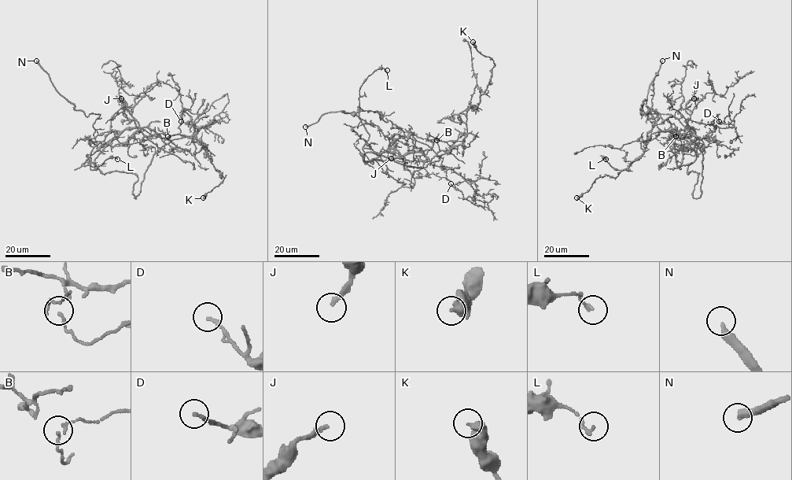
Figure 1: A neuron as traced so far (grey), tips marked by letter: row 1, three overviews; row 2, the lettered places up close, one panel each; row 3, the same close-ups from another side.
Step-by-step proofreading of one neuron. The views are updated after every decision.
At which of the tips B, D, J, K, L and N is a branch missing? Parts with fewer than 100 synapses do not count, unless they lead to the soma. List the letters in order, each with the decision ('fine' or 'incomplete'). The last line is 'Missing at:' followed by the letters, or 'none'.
B: fine
D: fine
J: incomplete
K: fine
L: fine
N: incomplete
Missing at: J, N

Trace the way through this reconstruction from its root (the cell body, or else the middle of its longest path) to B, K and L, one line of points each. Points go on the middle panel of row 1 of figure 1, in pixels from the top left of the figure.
B: (407, 137), (426, 144), (436, 153), (439, 150), (436, 140)
K: (407, 137), (436, 153), (462, 142), (466, 134), (465, 113), (478, 104), (494, 64), (473, 42)
L: (407, 137), (391, 121), (381, 120), (377, 112), (359, 106), (363, 81), (377, 69), (387, 70)

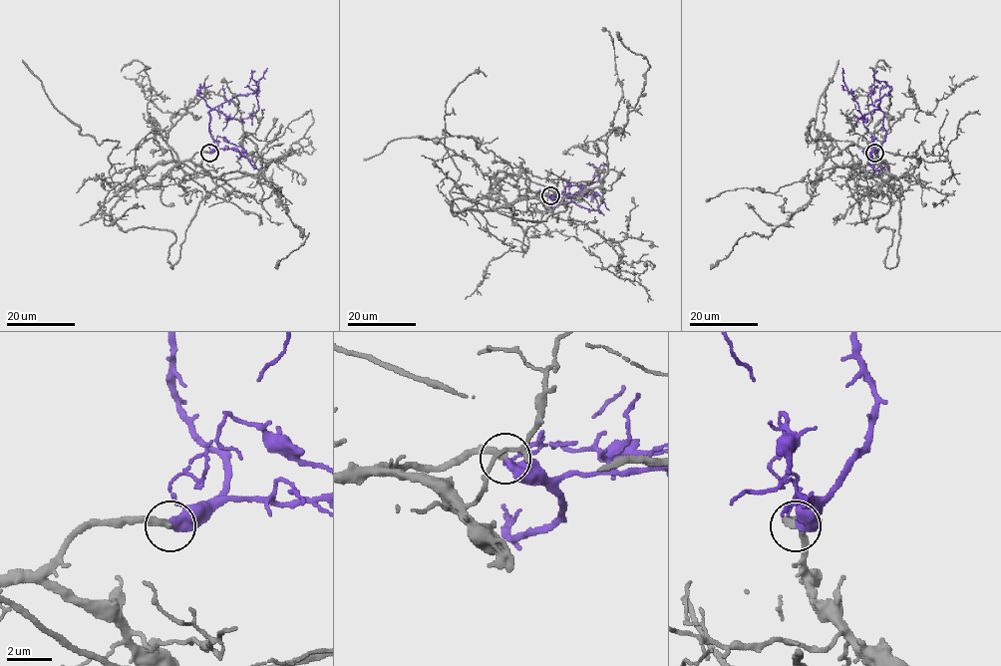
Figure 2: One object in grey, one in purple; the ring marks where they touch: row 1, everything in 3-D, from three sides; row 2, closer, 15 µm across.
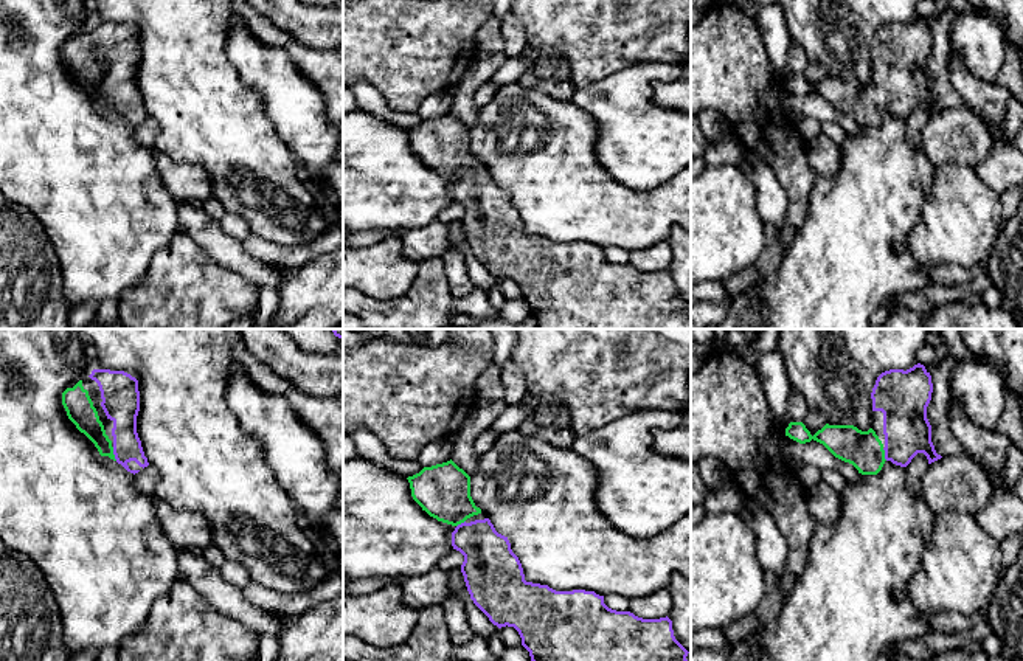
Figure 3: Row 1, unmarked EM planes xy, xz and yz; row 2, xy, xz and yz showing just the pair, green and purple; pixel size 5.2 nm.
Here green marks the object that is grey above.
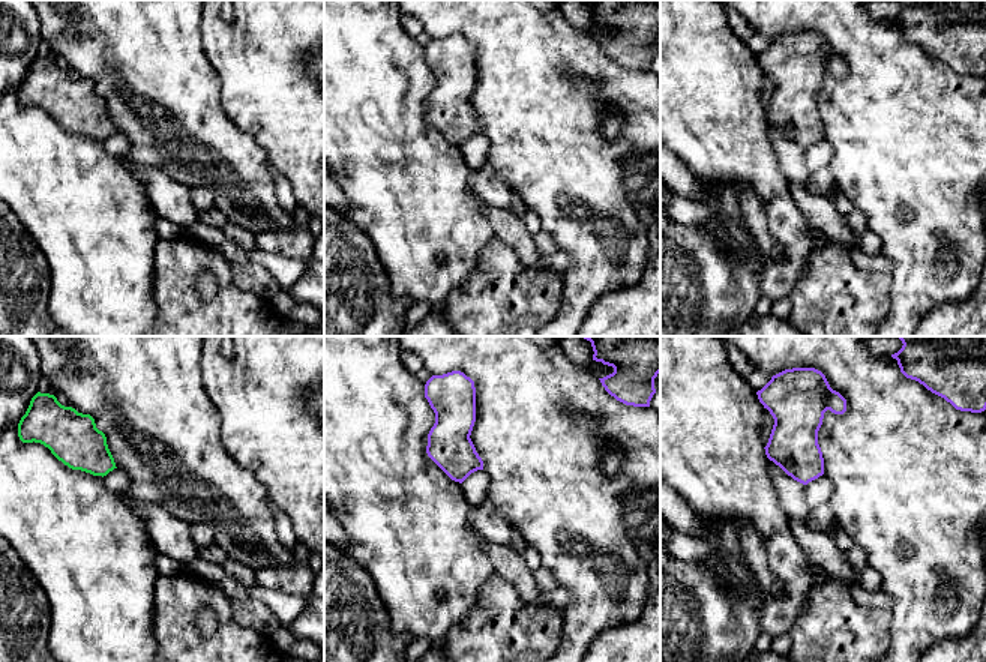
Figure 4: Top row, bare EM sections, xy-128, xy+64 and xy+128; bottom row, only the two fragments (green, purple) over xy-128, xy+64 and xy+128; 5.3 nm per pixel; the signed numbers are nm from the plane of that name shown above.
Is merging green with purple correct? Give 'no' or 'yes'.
yes

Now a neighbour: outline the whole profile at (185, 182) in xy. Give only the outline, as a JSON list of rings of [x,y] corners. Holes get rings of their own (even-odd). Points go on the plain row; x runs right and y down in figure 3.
[[[155,152],[158,175],[177,202],[203,202],[214,196],[210,174],[199,164],[179,163],[169,155]]]

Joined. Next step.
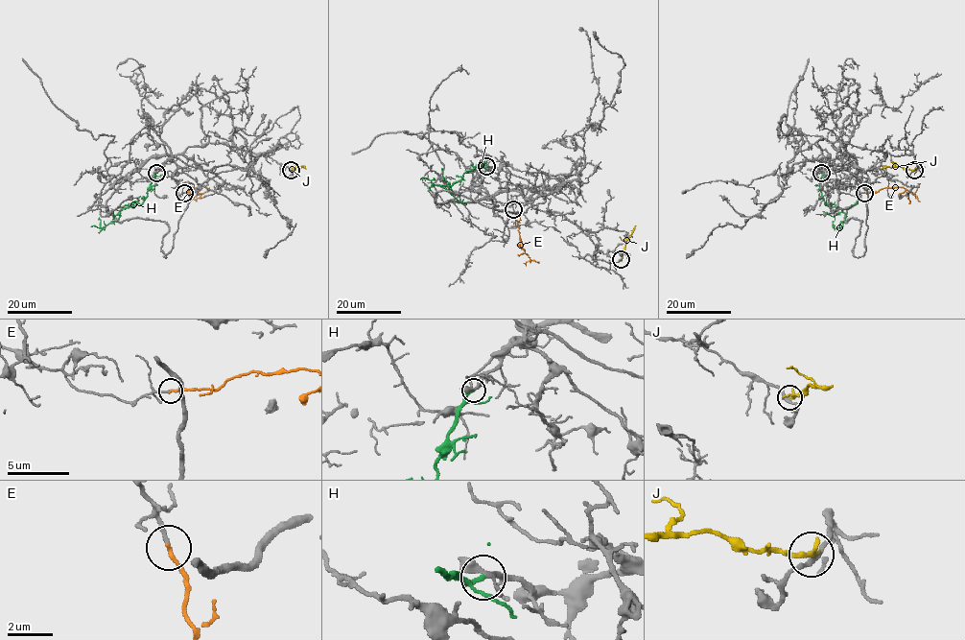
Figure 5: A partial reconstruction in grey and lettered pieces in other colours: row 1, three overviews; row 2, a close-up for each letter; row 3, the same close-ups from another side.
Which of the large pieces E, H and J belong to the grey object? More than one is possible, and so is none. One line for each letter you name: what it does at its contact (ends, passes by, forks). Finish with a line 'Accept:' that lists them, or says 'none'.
E: it ends there
H: it ends there
Accept: E, H

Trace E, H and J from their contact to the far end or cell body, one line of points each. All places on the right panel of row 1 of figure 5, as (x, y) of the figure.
E: (864, 192), (903, 186), (920, 201)
H: (821, 173), (821, 197), (824, 202), (839, 207), (846, 217), (835, 228), (833, 221)
J: (914, 170), (900, 166), (881, 169)

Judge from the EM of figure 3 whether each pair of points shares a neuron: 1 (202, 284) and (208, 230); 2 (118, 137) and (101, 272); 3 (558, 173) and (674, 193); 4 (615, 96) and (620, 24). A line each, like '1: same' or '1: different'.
1: different
2: same
3: same
4: different

